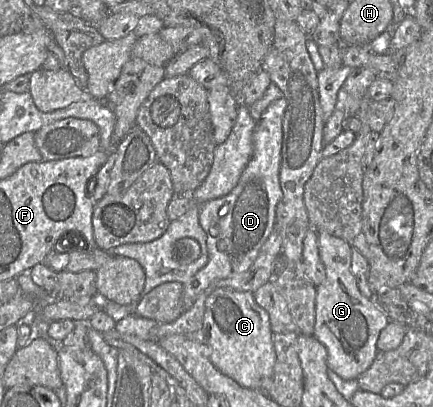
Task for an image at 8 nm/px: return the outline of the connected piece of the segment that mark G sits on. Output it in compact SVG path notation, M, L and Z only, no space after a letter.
M317 231L317 244L326 277L316 286L314 336L327 350L328 368L342 379L356 380L373 363L377 340L390 319L373 299L361 294L351 271L351 244L325 231Z

